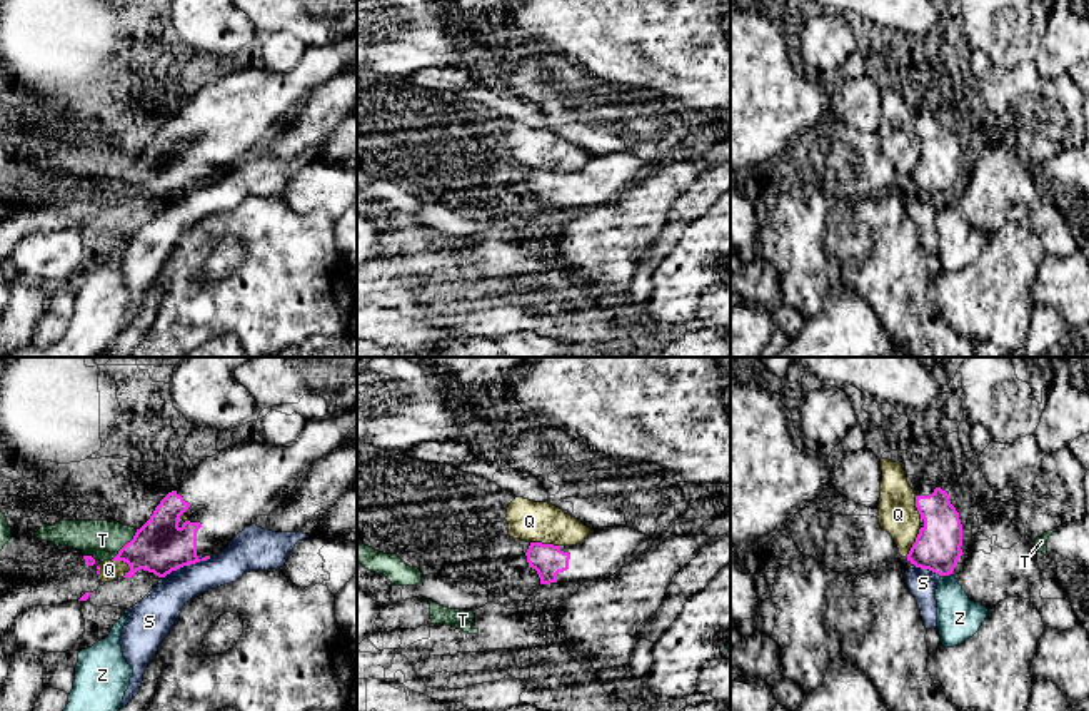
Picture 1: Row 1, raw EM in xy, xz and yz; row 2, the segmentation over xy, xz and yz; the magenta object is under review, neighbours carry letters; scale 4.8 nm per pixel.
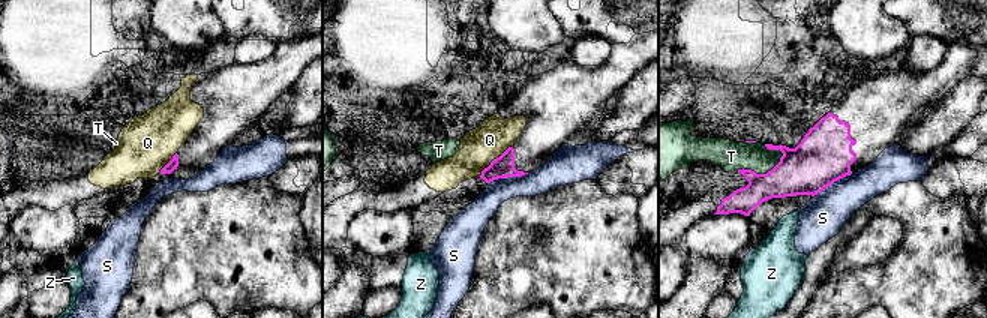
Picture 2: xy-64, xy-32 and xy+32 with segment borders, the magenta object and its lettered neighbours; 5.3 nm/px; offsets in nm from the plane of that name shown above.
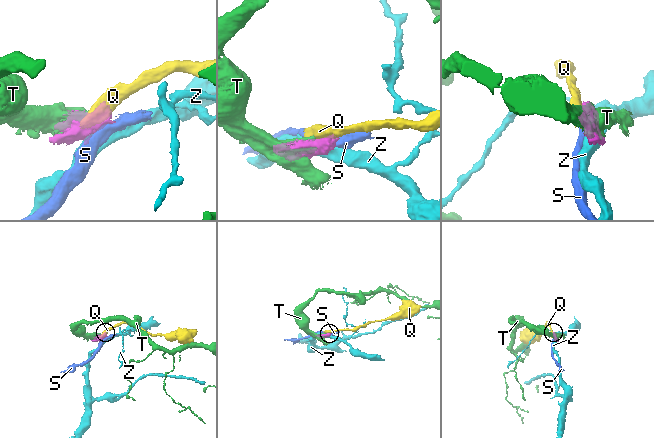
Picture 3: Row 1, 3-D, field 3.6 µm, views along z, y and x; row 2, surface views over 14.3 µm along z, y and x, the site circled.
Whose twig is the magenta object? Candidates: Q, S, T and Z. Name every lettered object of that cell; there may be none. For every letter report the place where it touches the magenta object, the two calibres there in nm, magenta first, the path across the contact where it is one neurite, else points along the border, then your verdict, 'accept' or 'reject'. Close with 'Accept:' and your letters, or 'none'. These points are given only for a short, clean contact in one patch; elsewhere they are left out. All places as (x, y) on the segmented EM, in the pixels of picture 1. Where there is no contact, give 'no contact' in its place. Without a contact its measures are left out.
Q: meets magenta in xy at (122, 559); 260 nm thick on the magenta side, 100 nm on the other; reject
S: meets magenta in xy at (185, 564); 260 nm thick on the magenta side, 190 nm on the other; border along xy (210, 558), (172, 569), (162, 578); reject
T: meets magenta in xy at (125, 544); 260 nm thick on the magenta side, 190 nm on the other; reject
Z: meets magenta in yz at (946, 574); 220 nm thick on the magenta side, 200 nm on the other; border along yz (951, 573), (941, 576); reject
Accept: none

